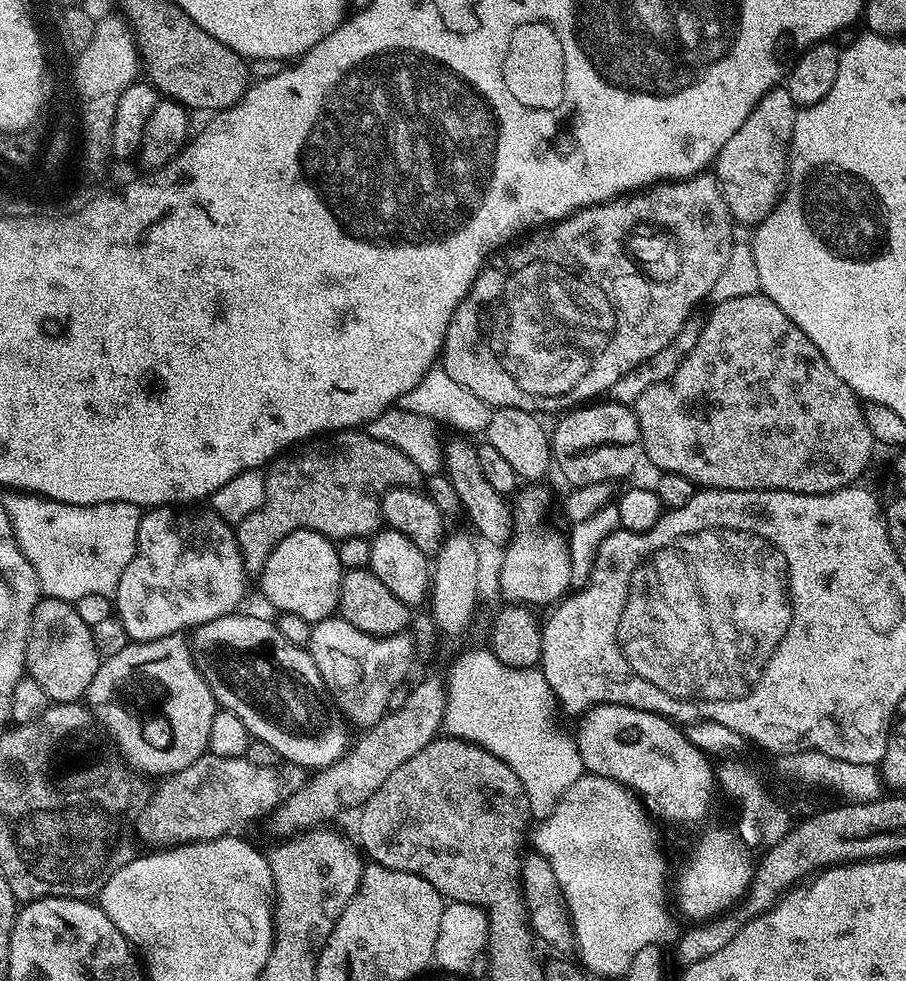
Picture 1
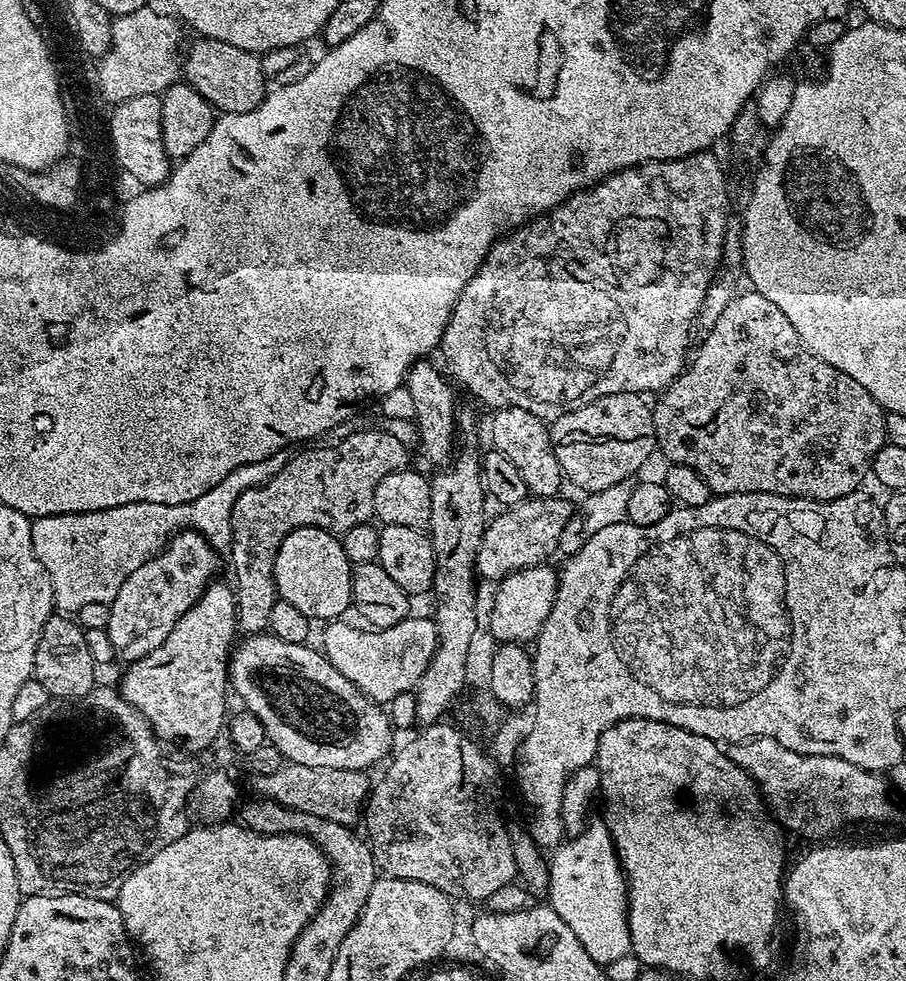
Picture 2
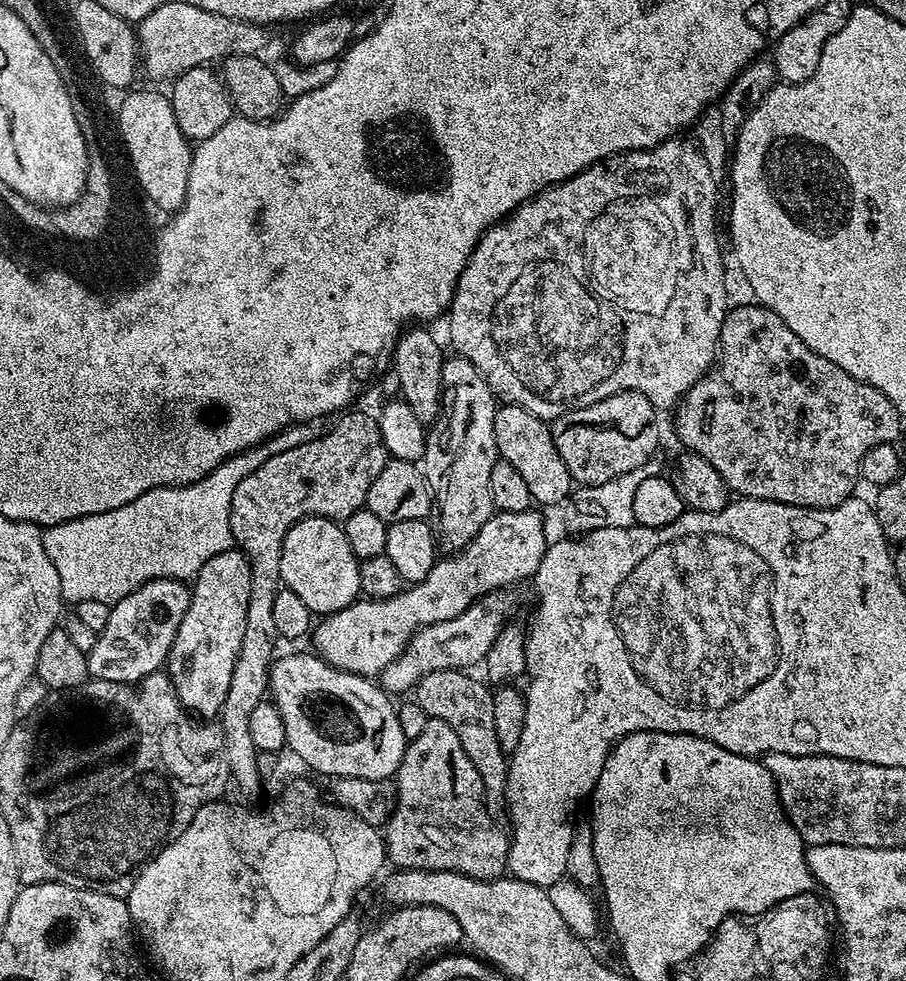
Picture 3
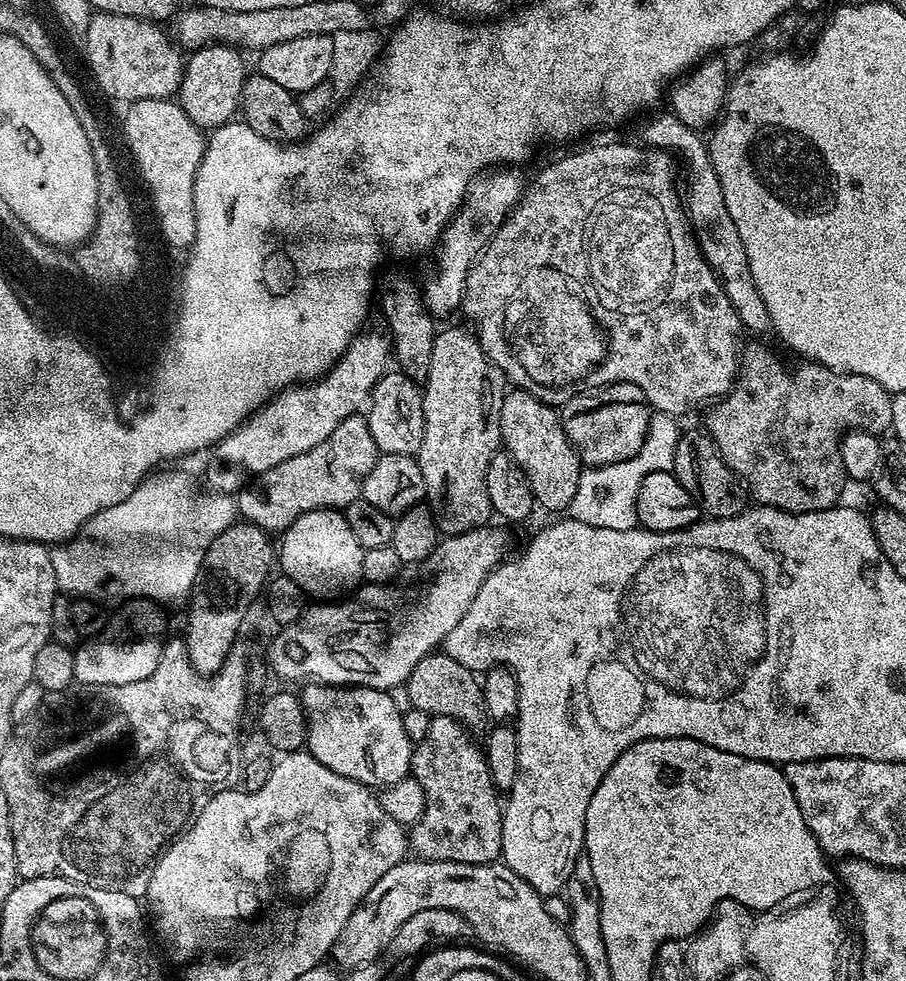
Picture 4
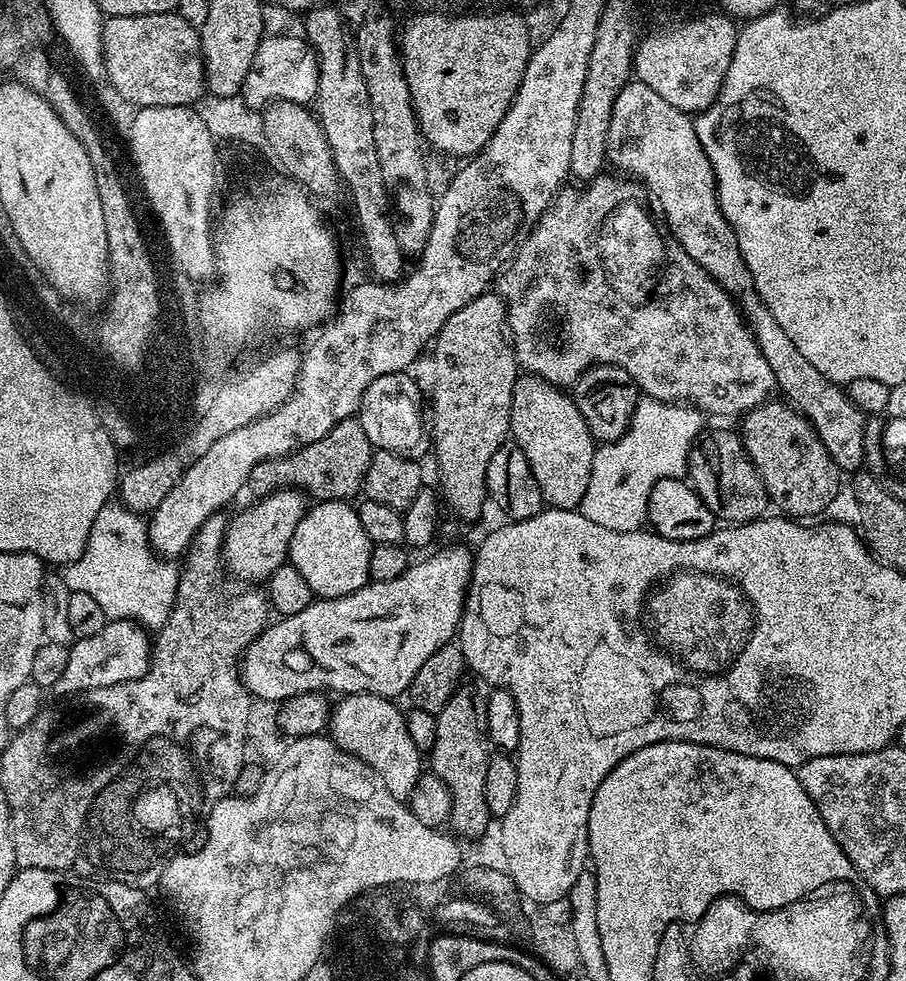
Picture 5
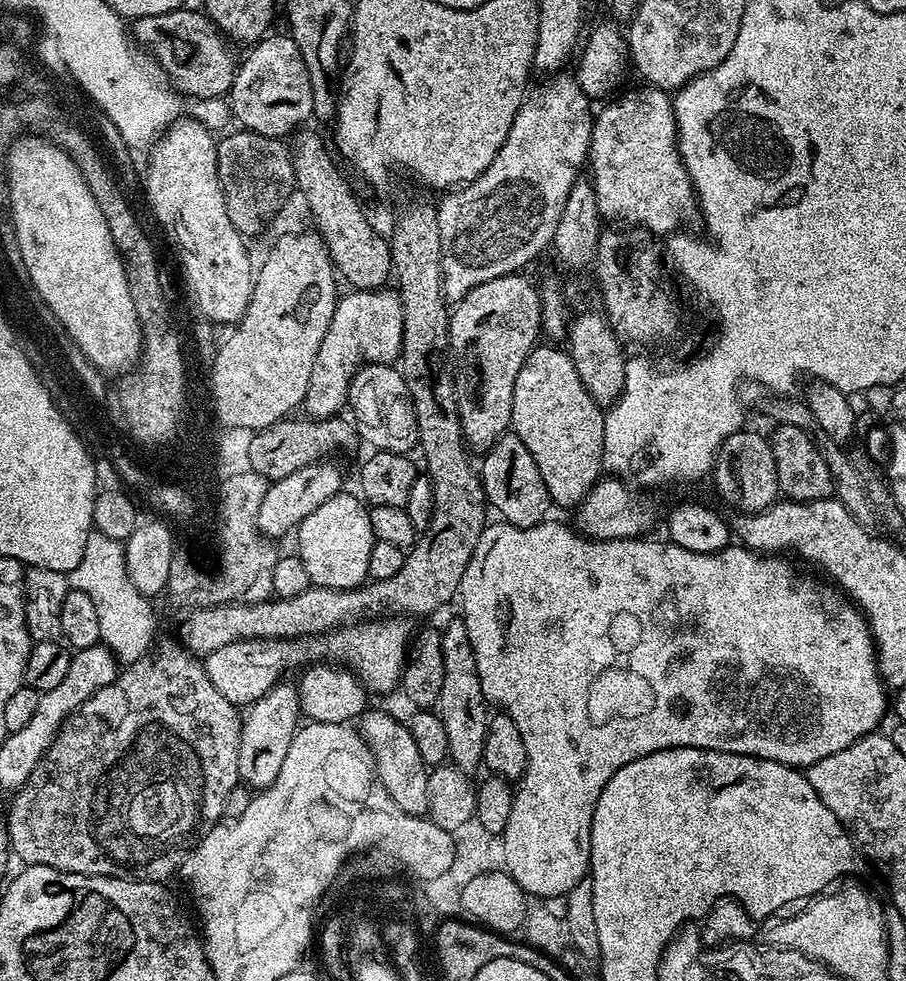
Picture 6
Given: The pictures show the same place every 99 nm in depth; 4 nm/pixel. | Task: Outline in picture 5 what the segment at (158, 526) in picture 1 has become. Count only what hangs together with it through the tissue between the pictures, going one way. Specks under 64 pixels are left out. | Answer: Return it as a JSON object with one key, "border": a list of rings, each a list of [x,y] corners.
{"border":[[[109,620],[100,633],[77,640],[69,647],[66,670],[62,678],[58,678],[55,695],[67,698],[75,696],[77,692],[89,692],[102,686],[114,686],[142,678],[152,663],[152,645],[153,641],[144,625],[134,620]]]}

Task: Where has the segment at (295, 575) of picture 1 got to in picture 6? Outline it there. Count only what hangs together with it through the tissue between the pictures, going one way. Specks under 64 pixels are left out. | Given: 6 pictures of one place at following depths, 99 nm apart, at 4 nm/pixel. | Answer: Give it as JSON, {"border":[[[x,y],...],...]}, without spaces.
{"border":[[[341,494],[330,498],[330,502],[322,502],[318,510],[314,510],[295,529],[295,551],[306,565],[306,574],[310,574],[313,585],[317,588],[358,588],[368,580],[368,567],[370,566],[370,550],[377,539],[370,526],[369,505],[359,495],[347,496]]]}

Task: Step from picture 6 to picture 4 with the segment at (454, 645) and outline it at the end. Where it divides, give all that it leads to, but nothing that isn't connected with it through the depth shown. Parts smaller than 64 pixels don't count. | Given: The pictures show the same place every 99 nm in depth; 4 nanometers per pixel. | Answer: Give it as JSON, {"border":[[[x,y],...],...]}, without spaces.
{"border":[[[433,716],[426,736],[412,749],[410,775],[422,786],[426,794],[426,810],[422,818],[410,828],[410,848],[419,859],[445,860],[446,862],[490,864],[501,859],[502,822],[504,813],[490,770],[484,761],[479,743],[471,740],[469,729],[452,717]]]}

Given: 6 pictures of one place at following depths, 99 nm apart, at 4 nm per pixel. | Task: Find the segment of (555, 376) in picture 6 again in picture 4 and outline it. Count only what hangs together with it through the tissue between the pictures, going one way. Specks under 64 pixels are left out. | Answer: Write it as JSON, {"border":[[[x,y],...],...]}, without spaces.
{"border":[[[513,387],[505,391],[500,415],[500,442],[503,451],[507,452],[518,466],[522,466],[522,474],[526,474],[526,482],[530,482],[530,490],[534,494],[537,505],[548,512],[563,513],[574,502],[574,493],[578,490],[578,478],[582,471],[580,456],[572,449],[568,435],[560,421],[559,411],[553,405],[534,398],[526,390]]]}

